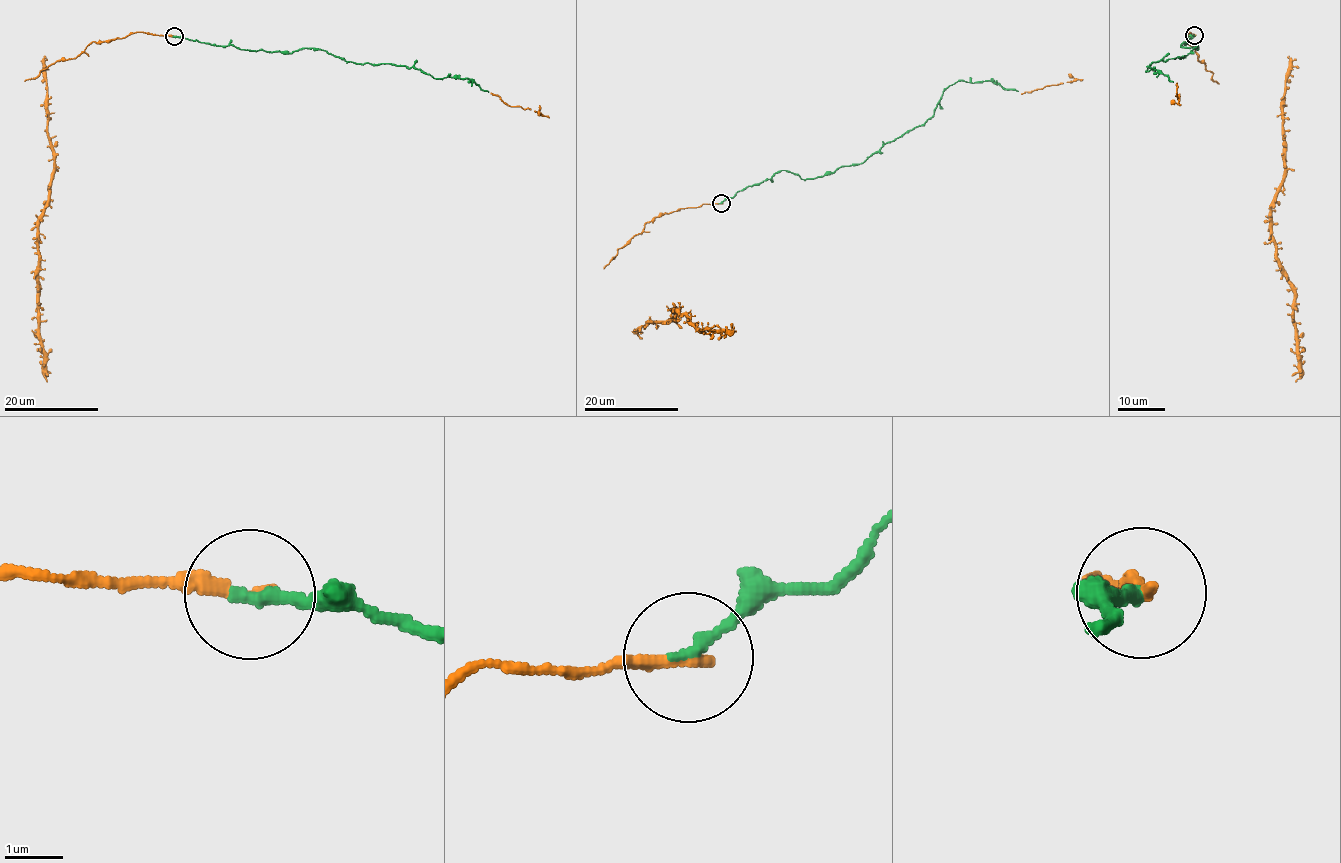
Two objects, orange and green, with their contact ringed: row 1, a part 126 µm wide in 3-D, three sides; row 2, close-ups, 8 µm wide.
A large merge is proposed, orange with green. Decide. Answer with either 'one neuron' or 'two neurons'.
one neuron

